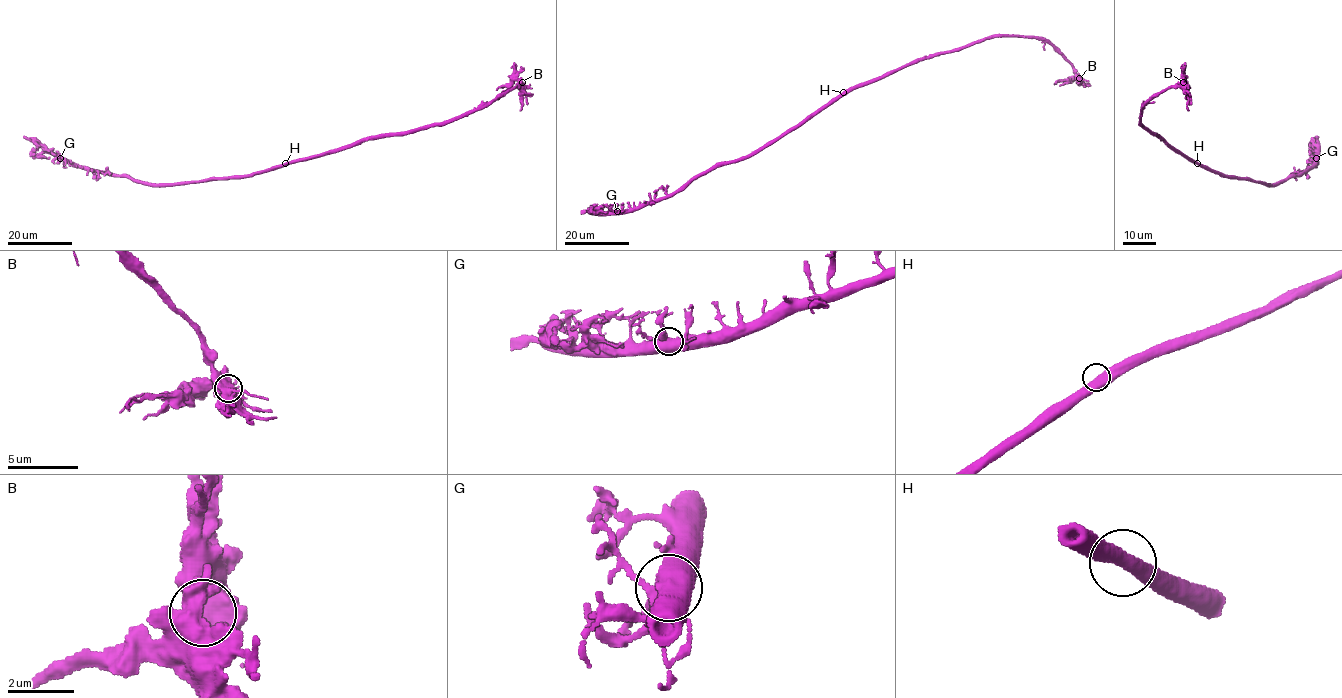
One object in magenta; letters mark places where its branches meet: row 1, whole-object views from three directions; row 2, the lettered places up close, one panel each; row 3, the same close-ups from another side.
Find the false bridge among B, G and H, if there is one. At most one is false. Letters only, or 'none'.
none

